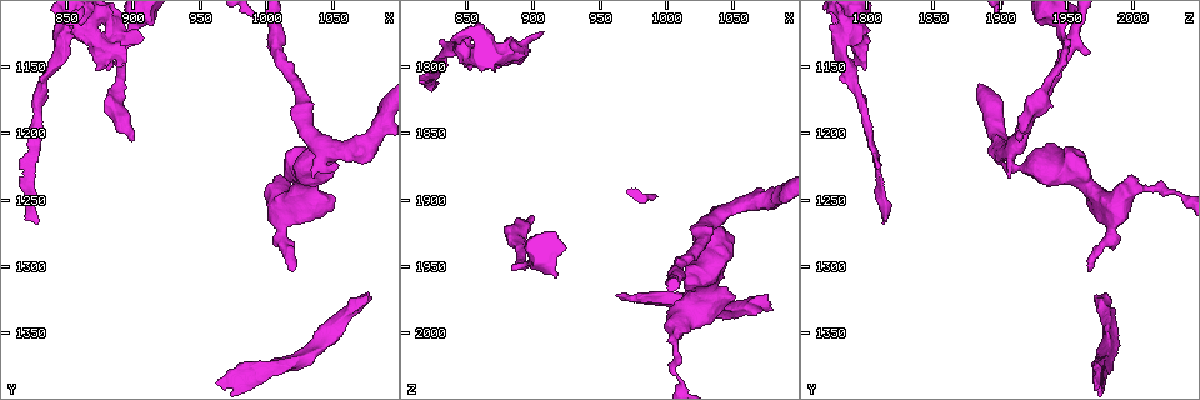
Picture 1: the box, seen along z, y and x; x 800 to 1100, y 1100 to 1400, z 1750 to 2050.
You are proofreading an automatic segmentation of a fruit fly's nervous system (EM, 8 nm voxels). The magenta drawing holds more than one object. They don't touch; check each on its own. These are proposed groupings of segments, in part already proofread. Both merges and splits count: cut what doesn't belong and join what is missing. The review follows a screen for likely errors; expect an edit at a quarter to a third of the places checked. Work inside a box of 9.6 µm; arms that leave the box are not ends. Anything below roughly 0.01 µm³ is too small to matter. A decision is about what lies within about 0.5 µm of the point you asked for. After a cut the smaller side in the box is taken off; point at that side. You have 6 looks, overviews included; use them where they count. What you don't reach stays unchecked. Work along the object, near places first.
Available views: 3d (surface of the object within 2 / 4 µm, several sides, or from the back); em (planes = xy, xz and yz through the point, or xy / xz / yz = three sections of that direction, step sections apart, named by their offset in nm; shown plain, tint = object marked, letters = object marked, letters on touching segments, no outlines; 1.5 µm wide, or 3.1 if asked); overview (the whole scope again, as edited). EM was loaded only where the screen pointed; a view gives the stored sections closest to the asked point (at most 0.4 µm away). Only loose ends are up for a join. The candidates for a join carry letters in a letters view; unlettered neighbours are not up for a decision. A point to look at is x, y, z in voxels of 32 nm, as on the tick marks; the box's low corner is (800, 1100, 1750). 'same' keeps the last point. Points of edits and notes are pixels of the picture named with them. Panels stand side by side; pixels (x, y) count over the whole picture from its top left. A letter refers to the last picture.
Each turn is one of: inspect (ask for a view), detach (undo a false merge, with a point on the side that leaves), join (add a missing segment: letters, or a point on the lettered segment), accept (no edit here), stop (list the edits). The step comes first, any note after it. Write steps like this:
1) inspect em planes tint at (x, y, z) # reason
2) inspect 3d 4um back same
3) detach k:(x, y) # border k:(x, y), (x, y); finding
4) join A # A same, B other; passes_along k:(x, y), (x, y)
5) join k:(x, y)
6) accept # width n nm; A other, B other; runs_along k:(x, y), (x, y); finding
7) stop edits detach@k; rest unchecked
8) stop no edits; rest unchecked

inspect 3d 2um at (890, 1162, 1934) # sudden change in width

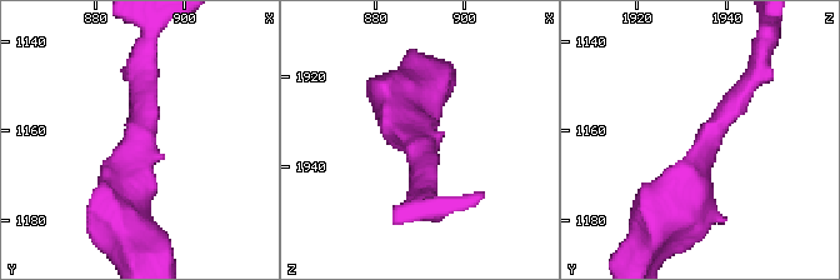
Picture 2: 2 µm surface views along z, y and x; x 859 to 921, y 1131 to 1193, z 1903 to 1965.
inspect em yz step 8 tint at (889, 1164, 1935) # arm_widths 170, 300 nm

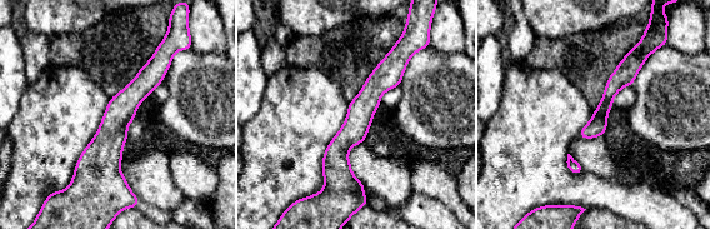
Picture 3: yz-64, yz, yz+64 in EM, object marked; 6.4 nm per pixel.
inspect em planes letters same

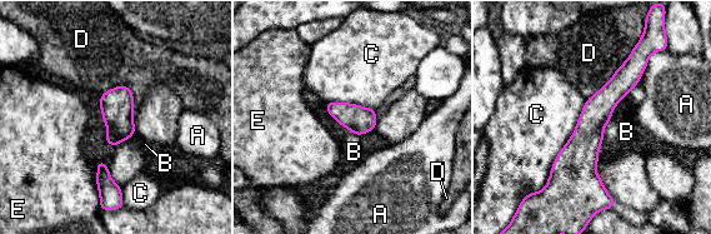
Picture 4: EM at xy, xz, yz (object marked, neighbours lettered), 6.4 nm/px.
accept # longest_contact C 650 nm; A other, B other, C other, D other, E other; runs_along 4:(631, 61), (590, 124), (586, 200); one neuron here

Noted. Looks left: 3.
inspect em xy step 8 tint at (1044, 1216, 1910) # sudden change in width

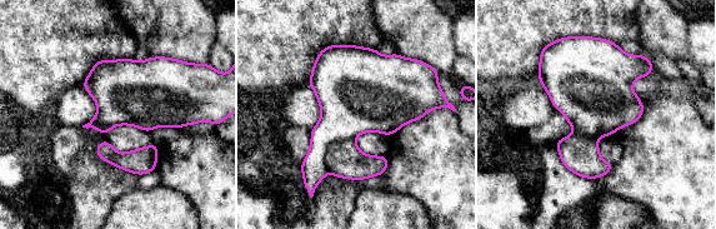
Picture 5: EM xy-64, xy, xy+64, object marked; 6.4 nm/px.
inspect em planes tint same

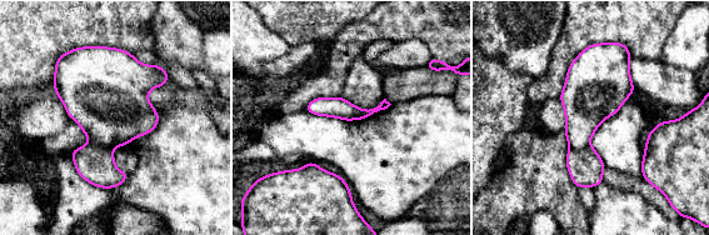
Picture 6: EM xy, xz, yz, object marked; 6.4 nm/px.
inspect em planes letters same

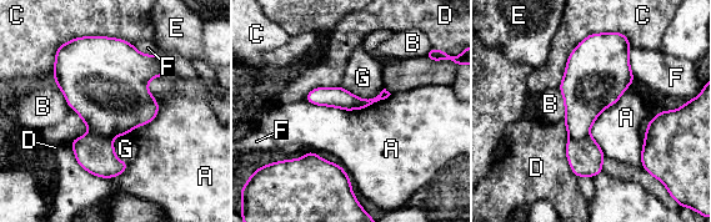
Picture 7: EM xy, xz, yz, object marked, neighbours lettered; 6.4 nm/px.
detach 7:(111, 99) # longest_contact C 550 nm; A other, B other, C other, D other, E other, F other, G other; part_leaving 7:(385, 94), (369, 102), (309, 97); a second neuron is stuck on

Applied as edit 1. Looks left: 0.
stop edits detach@7; rest unchecked

